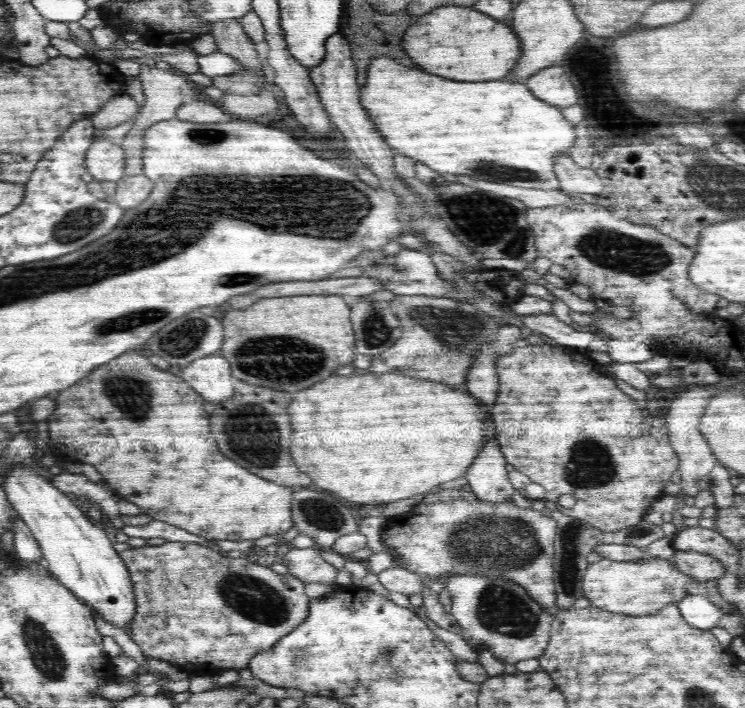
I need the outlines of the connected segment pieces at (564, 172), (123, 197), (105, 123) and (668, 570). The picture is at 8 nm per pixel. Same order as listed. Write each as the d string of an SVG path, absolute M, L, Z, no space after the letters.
M560 153L555 158L553 169L564 192L600 195L603 191L602 181L594 174L594 170L590 168L582 172L568 153Z
M144 174L124 176L116 183L116 190L110 199L122 209L136 208L138 204L142 204L154 186Z
M126 93L113 96L94 116L94 128L100 130L118 126L130 118L136 118L140 111L140 106L132 96Z
M603 558L595 564L589 564L582 577L582 594L591 604L608 610L613 614L622 615L647 615L654 614L663 606L680 602L688 593L700 590L700 582L695 582L689 576L682 574L672 565L672 560L650 559L641 562L615 562L610 558Z

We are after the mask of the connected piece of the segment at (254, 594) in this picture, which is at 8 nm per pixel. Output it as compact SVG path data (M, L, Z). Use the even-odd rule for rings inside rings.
M167 542L162 545L148 545L141 548L130 547L124 552L120 552L119 556L128 568L130 579L132 579L132 591L136 597L136 614L134 614L131 628L128 632L131 639L138 644L144 655L156 660L164 660L171 665L179 667L186 671L189 675L207 676L214 672L222 670L236 670L247 668L250 660L256 654L271 649L277 644L278 640L284 638L286 634L290 634L292 630L298 630L298 626L302 626L302 622L306 622L309 613L309 600L304 593L304 581L293 577L290 574L282 575L270 570L270 568L259 567L254 563L252 556L239 556L237 554L218 553L211 550L210 547L199 545L197 543L184 542Z

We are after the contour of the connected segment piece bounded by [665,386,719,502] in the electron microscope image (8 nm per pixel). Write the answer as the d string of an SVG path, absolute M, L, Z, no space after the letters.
M694 386L692 390L683 391L682 394L678 396L680 396L680 398L673 399L674 402L667 402L667 404L672 404L672 406L667 406L666 408L668 414L665 416L665 424L667 424L670 444L674 452L677 452L679 460L677 470L681 475L680 485L682 489L680 496L688 502L693 502L698 493L701 492L700 489L698 489L697 480L701 479L719 463L708 441L703 437L699 429L701 416L704 414L712 394L705 386Z

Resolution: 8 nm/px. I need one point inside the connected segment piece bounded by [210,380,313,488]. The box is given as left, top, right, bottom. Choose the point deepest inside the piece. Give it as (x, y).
(253, 429)

